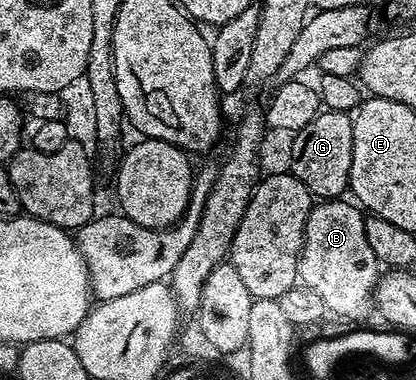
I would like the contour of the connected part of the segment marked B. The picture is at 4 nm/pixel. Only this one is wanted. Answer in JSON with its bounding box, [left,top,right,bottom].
[299,199,380,321]

